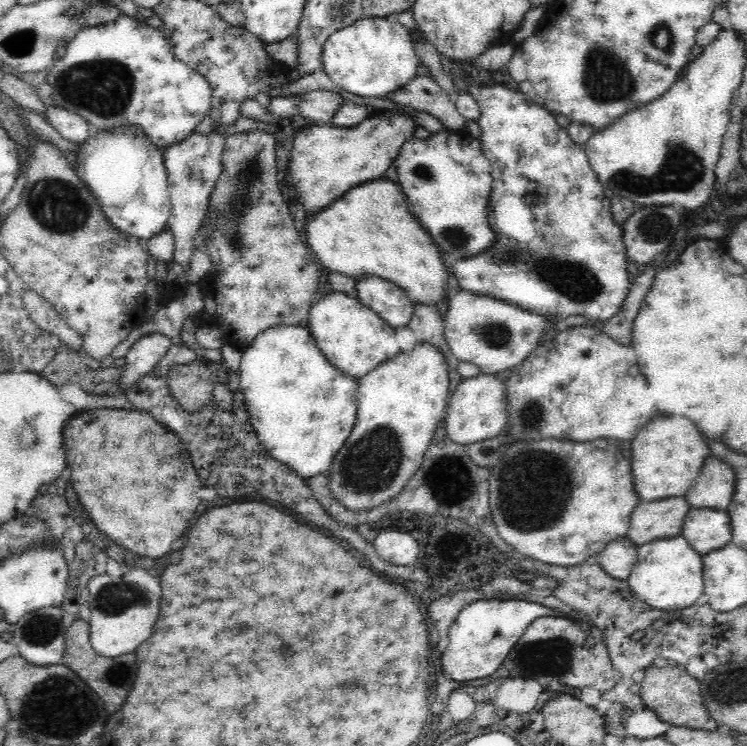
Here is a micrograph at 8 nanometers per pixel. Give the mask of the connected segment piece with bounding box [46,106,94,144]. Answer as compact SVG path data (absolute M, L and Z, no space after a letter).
M48 107L46 114L47 121L70 142L82 144L94 131L85 118L62 107Z

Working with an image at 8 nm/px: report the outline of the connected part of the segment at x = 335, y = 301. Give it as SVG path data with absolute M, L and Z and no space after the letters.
M331 292L322 296L318 302L310 306L304 324L329 363L355 379L366 376L381 362L394 358L401 352L394 337L396 330L370 307L344 293Z

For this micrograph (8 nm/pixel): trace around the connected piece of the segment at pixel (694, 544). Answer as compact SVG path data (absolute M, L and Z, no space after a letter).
M689 508L681 535L698 554L718 550L731 541L730 517L727 511Z

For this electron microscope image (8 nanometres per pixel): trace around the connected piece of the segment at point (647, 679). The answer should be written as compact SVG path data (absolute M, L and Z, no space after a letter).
M653 664L645 669L644 678L640 680L639 697L642 704L658 715L660 721L672 727L702 729L708 722L708 709L700 698L700 682L688 675L685 668L666 667L664 670Z

